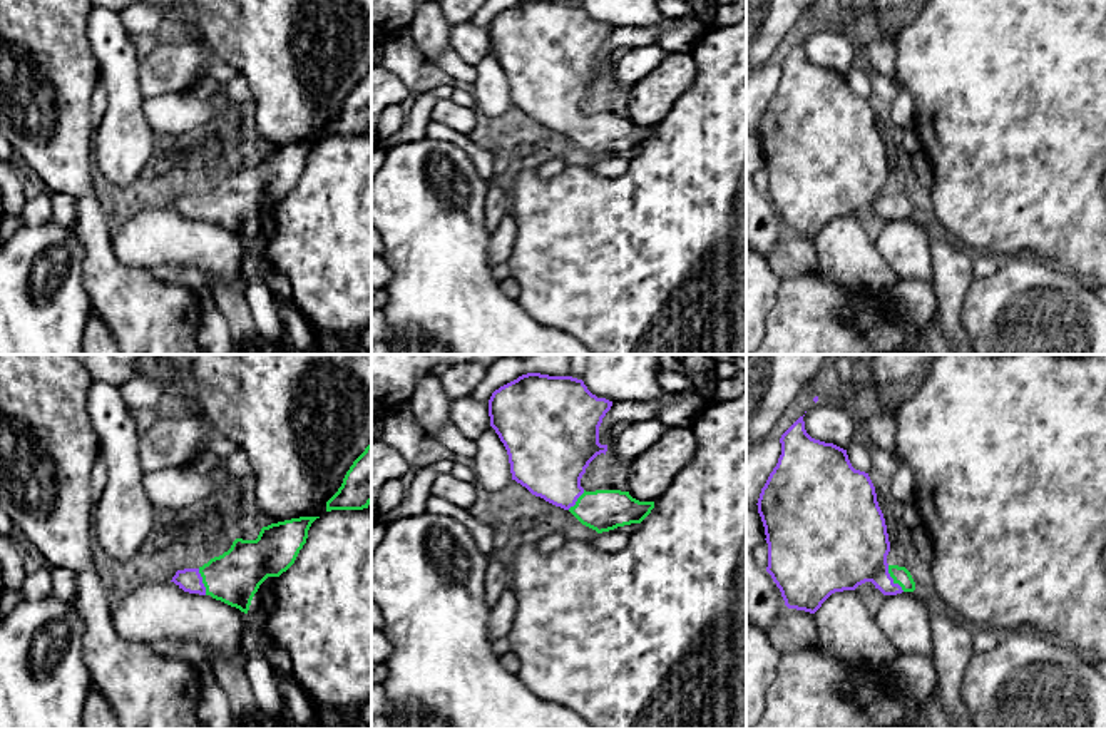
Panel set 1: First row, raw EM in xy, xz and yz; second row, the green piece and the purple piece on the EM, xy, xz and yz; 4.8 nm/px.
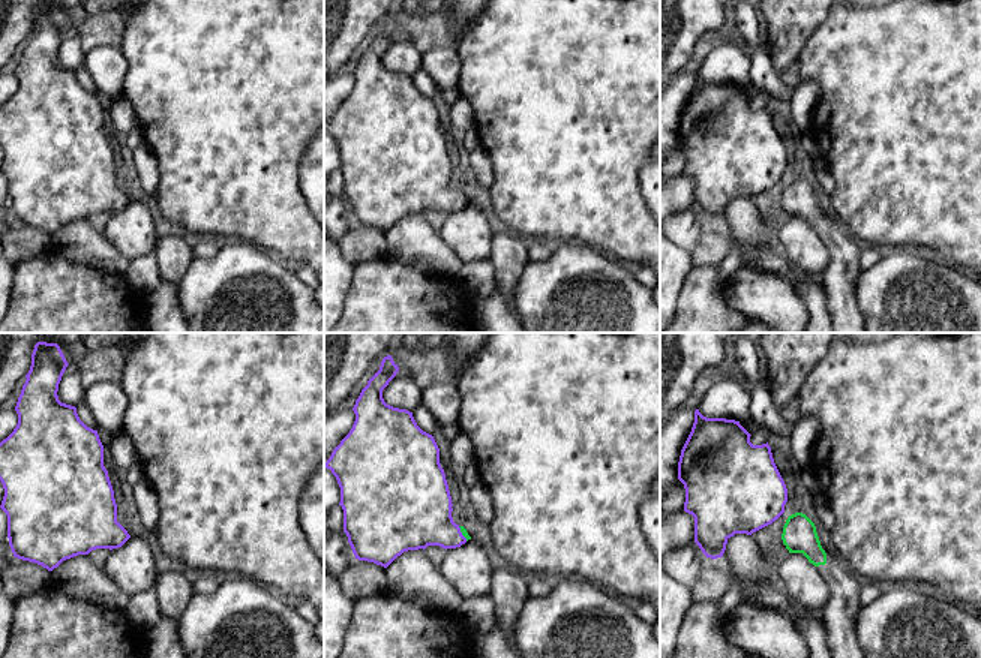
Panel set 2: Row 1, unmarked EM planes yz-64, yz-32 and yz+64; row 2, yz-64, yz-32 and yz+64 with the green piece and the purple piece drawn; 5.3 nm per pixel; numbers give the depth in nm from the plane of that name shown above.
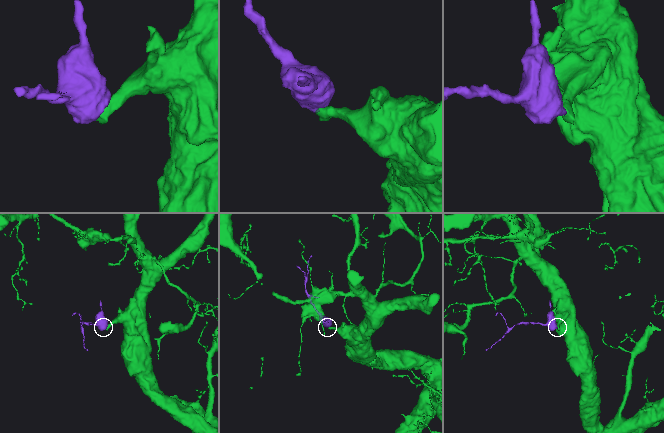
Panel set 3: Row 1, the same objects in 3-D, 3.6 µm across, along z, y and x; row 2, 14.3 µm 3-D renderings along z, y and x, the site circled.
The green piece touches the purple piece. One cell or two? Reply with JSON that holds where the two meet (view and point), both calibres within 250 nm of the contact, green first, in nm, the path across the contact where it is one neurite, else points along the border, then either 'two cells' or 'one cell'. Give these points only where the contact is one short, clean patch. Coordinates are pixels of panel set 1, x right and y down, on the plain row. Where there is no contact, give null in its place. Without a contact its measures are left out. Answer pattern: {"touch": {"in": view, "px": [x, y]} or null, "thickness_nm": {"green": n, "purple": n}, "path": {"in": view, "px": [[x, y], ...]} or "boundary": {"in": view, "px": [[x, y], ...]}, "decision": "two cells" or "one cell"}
{"touch": {"in": "yz", "px": [892, 203]}, "thickness_nm": {"green": 90, "purple": 360}, "path": {"in": "yz", "px": [[901, 201], [892, 203], [884, 203], [850, 173]]}, "decision": "one cell"}

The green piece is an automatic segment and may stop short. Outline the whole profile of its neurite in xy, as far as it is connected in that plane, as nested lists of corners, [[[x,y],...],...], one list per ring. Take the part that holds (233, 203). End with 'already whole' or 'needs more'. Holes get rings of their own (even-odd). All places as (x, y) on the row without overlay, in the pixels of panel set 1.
[[[300,142],[263,152],[256,166],[236,164],[228,177],[199,194],[177,196],[171,207],[248,239],[259,211],[294,189],[316,144]]] | needs more

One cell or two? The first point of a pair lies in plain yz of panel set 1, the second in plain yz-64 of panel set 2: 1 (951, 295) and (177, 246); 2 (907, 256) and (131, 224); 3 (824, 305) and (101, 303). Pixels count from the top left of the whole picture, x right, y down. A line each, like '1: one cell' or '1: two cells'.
1: one cell
2: one cell
3: one cell

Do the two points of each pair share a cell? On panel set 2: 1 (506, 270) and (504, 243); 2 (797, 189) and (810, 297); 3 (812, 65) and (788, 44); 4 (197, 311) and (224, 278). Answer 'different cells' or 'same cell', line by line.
1: same cell
2: different cells
3: different cells
4: same cell

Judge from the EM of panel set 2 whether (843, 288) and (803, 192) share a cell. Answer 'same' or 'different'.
same

